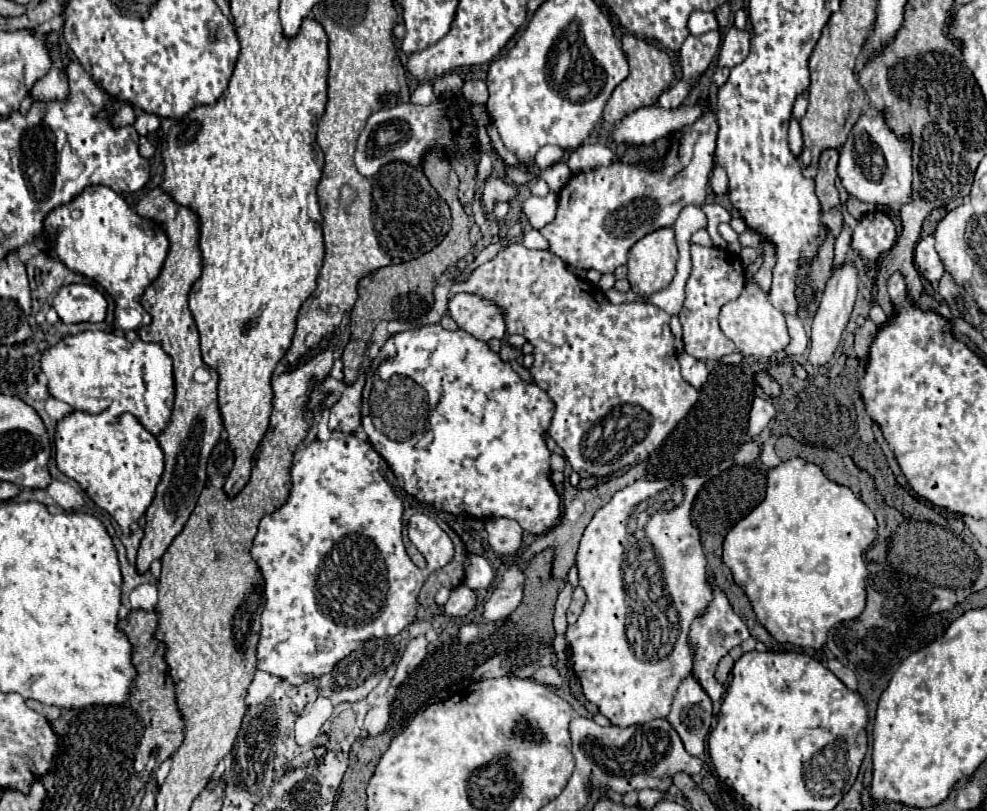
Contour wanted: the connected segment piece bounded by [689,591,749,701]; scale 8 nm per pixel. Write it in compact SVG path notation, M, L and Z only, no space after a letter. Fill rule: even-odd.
M715 591L713 595L715 597L711 601L711 609L707 609L707 613L703 617L699 617L699 621L695 621L695 625L691 625L689 645L691 645L691 651L693 651L693 669L691 669L691 675L699 681L699 685L711 697L711 701L719 701L723 697L725 689L713 677L715 667L717 667L719 659L723 655L727 655L735 645L741 645L743 641L749 639L749 631L747 631L747 625L741 621L741 617L731 609L725 593Z

